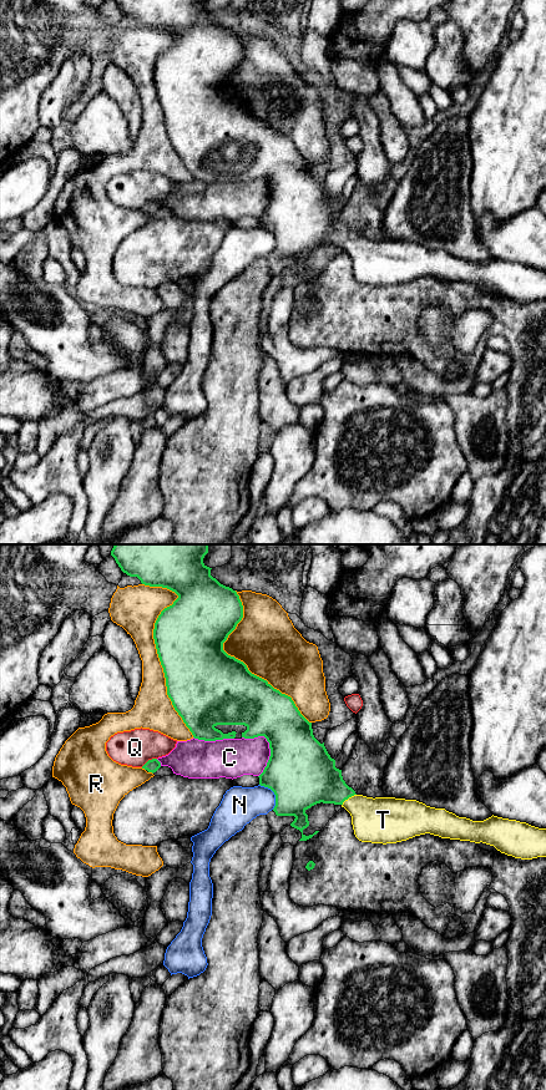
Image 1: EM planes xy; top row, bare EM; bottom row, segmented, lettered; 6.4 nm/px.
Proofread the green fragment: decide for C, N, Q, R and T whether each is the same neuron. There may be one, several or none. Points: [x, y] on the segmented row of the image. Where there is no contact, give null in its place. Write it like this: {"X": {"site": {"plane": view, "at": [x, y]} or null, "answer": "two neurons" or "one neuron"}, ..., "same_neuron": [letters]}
{"C": {"site": {"plane": "xy", "at": [269, 746]}, "answer": "two neurons"}, "N": {"site": {"plane": "xy", "at": [274, 794]}, "answer": "two neurons"}, "Q": {"site": {"plane": "xy", "at": [148, 760]}, "answer": "two neurons"}, "R": {"site": {"plane": "xy", "at": [156, 648]}, "answer": "two neurons"}, "T": {"site": {"plane": "xy", "at": [348, 797]}, "answer": "one neuron"}, "same_neuron": ["T"]}

